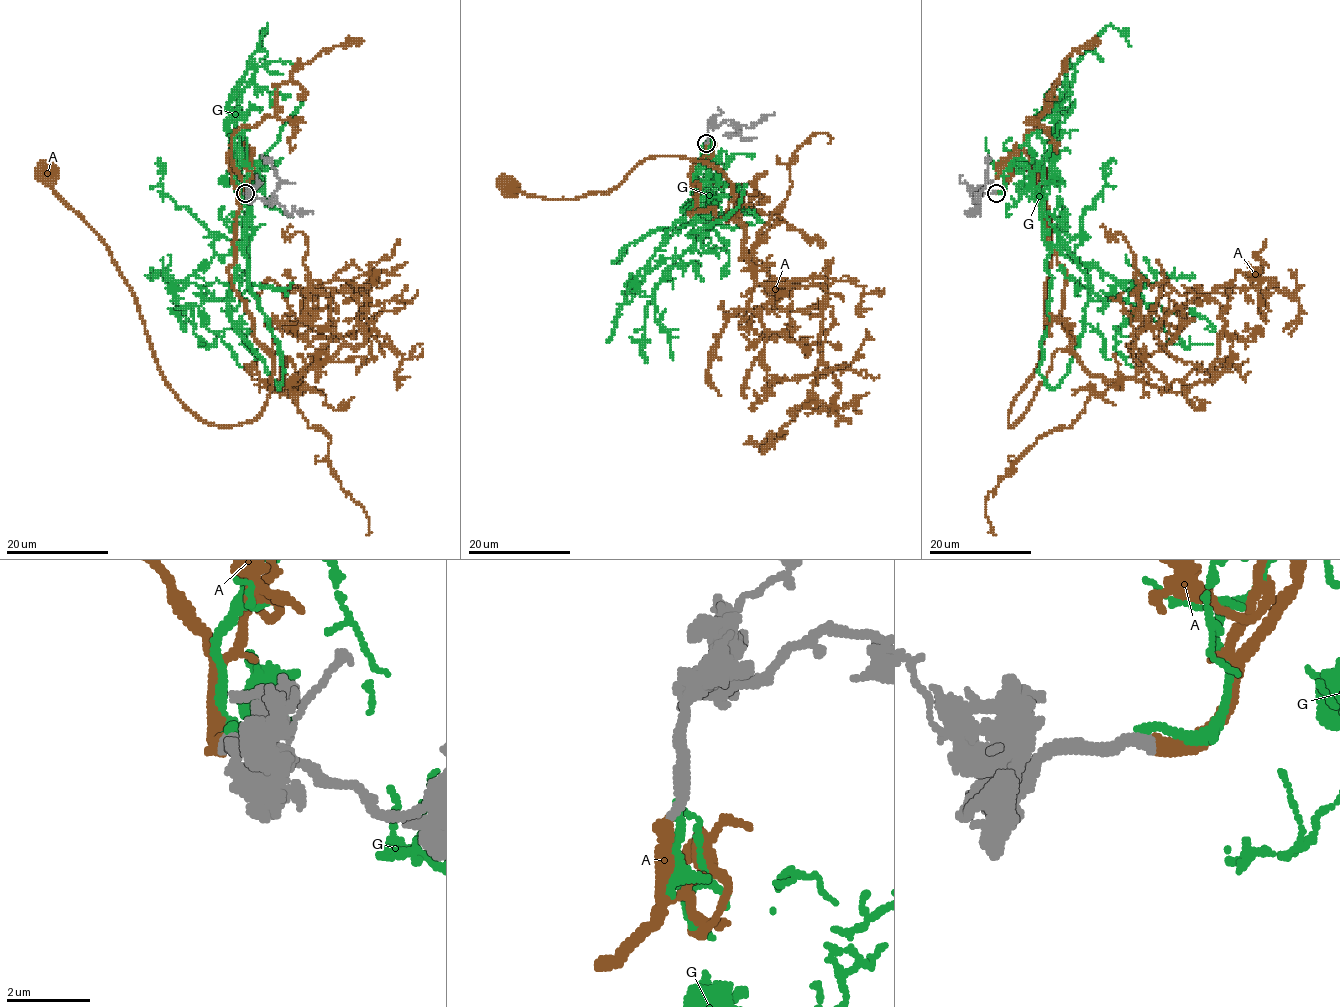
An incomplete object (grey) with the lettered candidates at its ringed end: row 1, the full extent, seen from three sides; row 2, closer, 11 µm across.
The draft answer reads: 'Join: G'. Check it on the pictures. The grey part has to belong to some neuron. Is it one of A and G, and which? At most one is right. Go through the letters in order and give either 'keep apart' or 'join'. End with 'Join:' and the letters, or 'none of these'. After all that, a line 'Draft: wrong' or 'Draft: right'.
A: join
G: keep apart
Join: A
Draft: wrong

